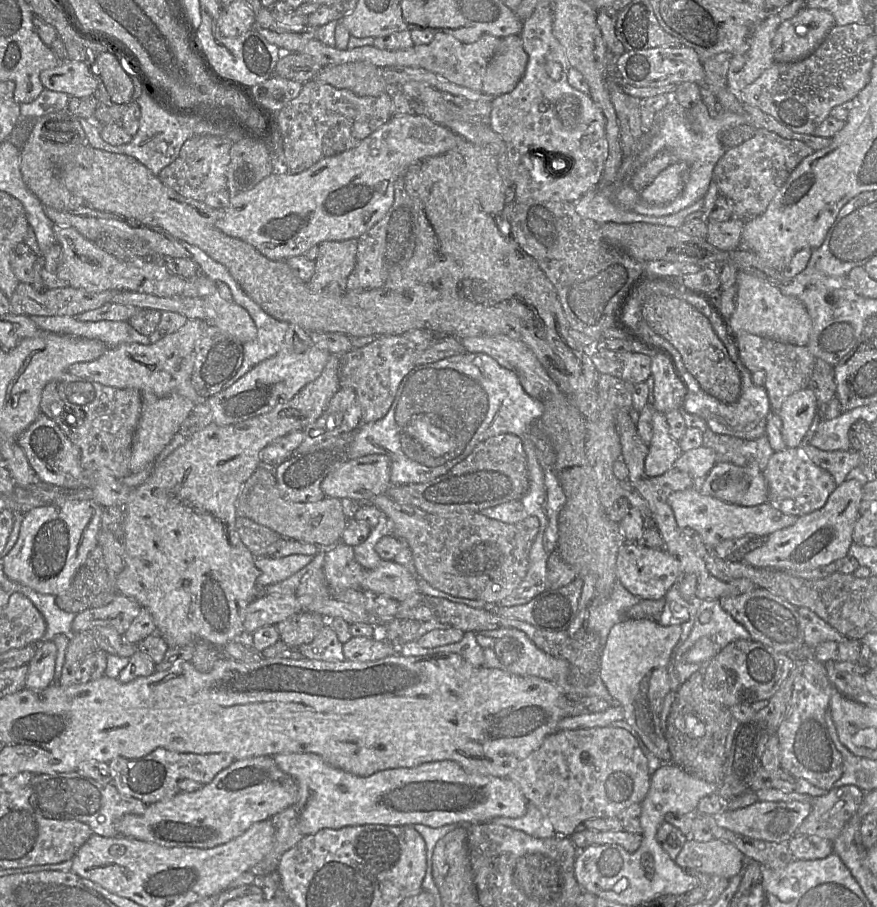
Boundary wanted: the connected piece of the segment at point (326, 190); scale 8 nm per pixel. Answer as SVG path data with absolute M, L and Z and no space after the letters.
M415 113L393 115L355 147L320 159L300 173L288 173L276 160L276 170L254 188L230 197L229 205L215 226L225 235L255 247L273 261L302 255L322 241L357 239L390 209L394 201L394 182L418 161L446 153L459 143L459 137L445 126Z

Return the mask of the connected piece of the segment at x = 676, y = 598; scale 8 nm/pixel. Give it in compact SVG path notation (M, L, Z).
M678 582L663 598L666 599L665 607L659 616L653 617L653 620L662 626L679 625L681 636L675 646L681 646L690 634L702 600L696 597L692 601L685 600L679 592Z

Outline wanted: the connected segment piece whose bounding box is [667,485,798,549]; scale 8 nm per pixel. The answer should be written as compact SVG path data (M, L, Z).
M697 486L673 492L667 500L673 510L677 524L696 531L708 549L724 540L745 535L768 537L771 533L793 525L797 518L772 507L768 502L756 506L739 506L716 497L700 493Z

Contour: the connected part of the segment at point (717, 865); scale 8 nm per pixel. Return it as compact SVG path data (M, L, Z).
M713 838L708 842L688 839L675 863L684 869L694 869L710 876L730 879L744 867L745 855L733 844Z

